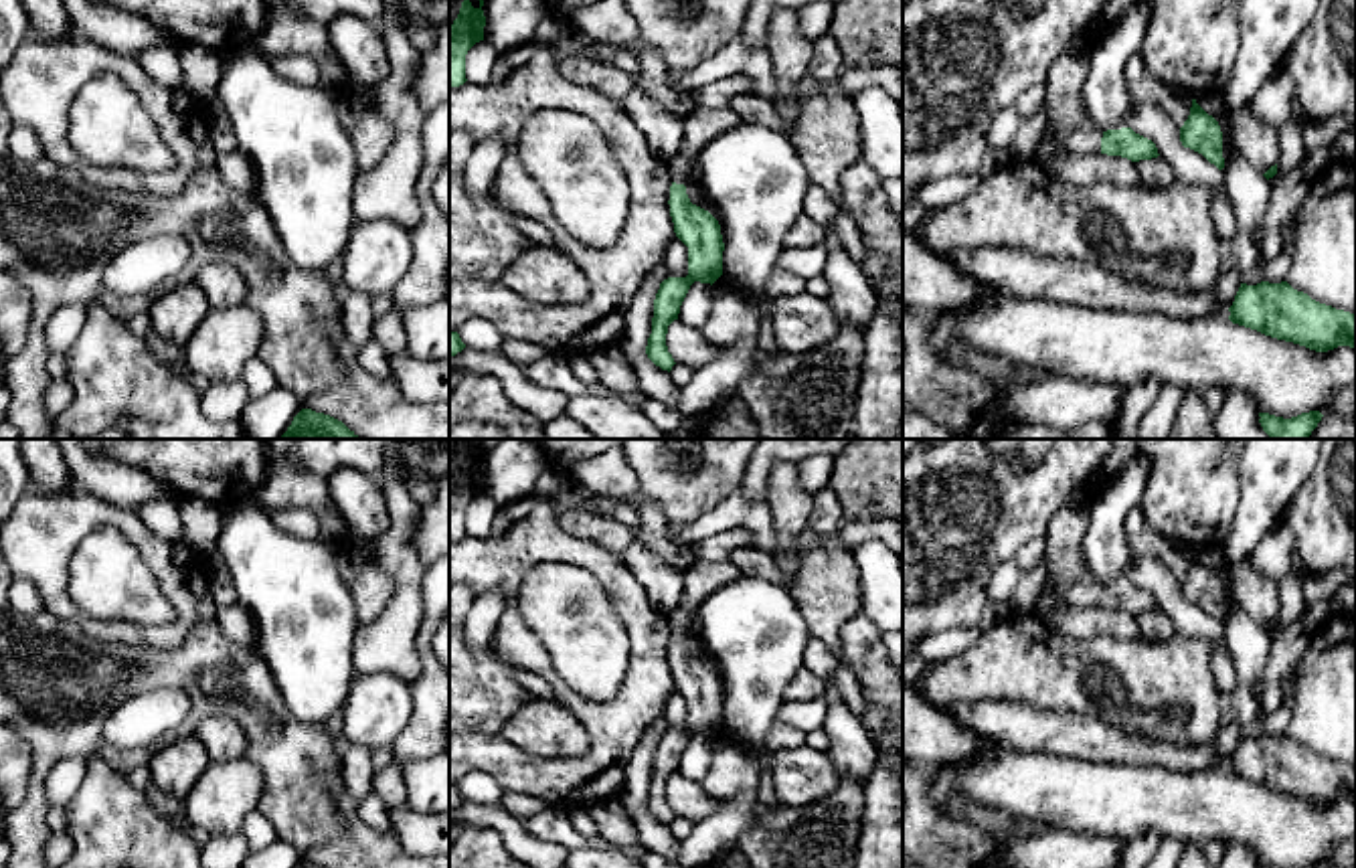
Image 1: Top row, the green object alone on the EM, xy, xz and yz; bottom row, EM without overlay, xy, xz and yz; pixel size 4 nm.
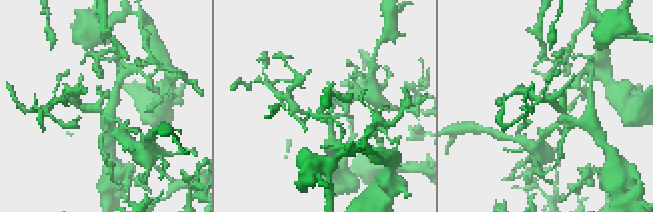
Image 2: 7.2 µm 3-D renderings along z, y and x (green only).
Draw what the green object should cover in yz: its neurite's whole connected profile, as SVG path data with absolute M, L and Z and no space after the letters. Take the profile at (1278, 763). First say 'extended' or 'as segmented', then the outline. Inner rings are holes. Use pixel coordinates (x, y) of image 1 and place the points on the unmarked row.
as segmented; M1287 734L1241 736L1228 761L1233 777L1316 805L1356 803L1356 769L1311 753Z

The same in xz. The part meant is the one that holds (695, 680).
extended; M696 560L684 573L684 593L680 603L666 611L670 639L670 670L676 690L688 700L688 728L668 730L660 736L654 753L652 787L646 807L662 823L676 817L666 799L668 779L678 773L680 759L694 734L714 736L723 728L723 688L718 674L704 662L690 656L686 647L686 629L700 603L721 587L739 581L743 575L731 560Z

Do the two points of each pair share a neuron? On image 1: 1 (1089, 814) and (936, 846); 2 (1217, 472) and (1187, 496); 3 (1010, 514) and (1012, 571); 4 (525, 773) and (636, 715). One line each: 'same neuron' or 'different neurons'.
1: different neurons
2: same neuron
3: different neurons
4: same neuron

